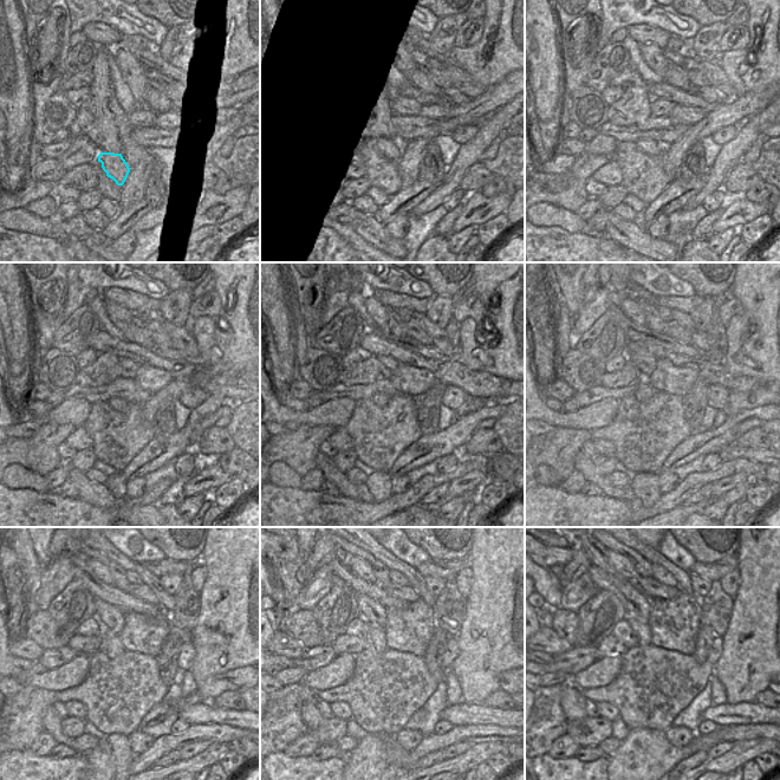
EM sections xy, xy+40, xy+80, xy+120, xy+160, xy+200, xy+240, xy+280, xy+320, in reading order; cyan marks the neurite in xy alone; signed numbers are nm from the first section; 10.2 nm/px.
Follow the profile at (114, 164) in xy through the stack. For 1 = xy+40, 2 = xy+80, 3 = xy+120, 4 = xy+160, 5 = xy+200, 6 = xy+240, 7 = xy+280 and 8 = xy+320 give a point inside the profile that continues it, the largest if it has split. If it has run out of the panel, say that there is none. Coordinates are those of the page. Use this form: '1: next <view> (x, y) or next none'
1: next xy+40 (387, 149)
2: next xy+80 (655, 149)
3: next xy+120 (119, 404)
4: next xy+160 (381, 400)
5: next xy+200 (644, 391)
6: next xy+240 (112, 647)
7: next xy+280 (376, 642)
8: next xy+320 (641, 626)

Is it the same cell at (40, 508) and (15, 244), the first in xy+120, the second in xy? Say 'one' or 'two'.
one

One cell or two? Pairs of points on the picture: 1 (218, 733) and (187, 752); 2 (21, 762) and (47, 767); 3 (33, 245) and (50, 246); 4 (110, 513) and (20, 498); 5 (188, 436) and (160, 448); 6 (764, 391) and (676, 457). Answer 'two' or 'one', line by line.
1: two
2: one
3: one
4: one
5: one
6: two

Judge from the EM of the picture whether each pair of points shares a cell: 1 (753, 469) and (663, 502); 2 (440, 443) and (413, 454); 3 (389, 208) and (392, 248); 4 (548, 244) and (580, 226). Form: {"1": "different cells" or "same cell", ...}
{"1": "same cell", "2": "same cell", "3": "different cells", "4": "different cells"}

